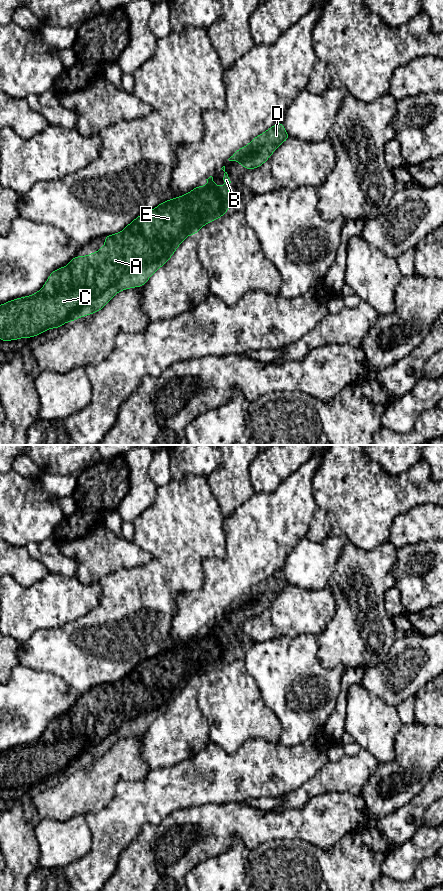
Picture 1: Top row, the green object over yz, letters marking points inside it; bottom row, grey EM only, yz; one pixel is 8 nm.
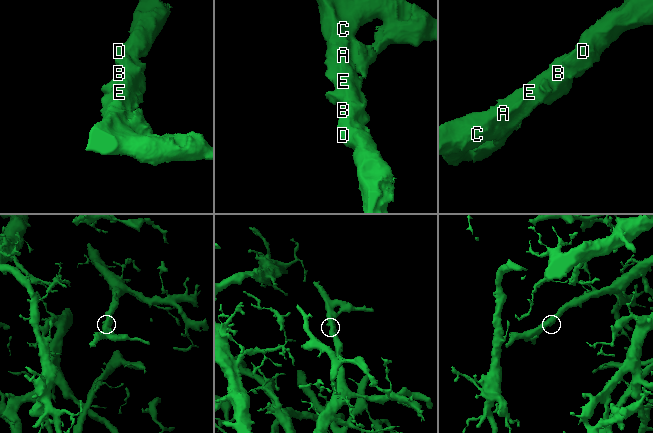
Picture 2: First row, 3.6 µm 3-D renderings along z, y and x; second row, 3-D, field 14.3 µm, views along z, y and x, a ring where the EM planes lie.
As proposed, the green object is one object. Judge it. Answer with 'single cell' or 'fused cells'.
single cell

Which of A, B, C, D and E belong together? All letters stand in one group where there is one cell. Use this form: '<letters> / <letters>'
A B C D E

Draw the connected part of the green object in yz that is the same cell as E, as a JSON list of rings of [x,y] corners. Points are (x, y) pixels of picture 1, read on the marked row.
[[[225,166],[221,168],[225,173],[224,187],[217,186],[210,176],[207,184],[200,187],[199,184],[189,193],[161,202],[156,208],[142,213],[130,222],[122,231],[105,235],[105,246],[98,252],[92,252],[87,256],[75,256],[67,266],[52,271],[43,287],[30,296],[10,300],[0,305],[0,340],[4,343],[8,340],[20,338],[33,338],[41,335],[49,328],[57,329],[66,322],[73,322],[83,316],[88,316],[100,311],[120,291],[142,287],[149,278],[173,256],[175,250],[187,236],[195,235],[206,224],[221,218],[230,208],[231,183]]]

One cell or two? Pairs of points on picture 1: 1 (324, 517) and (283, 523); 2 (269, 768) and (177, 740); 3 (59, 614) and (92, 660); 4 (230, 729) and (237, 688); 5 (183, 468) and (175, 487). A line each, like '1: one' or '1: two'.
1: two
2: two
3: two
4: one
5: two

